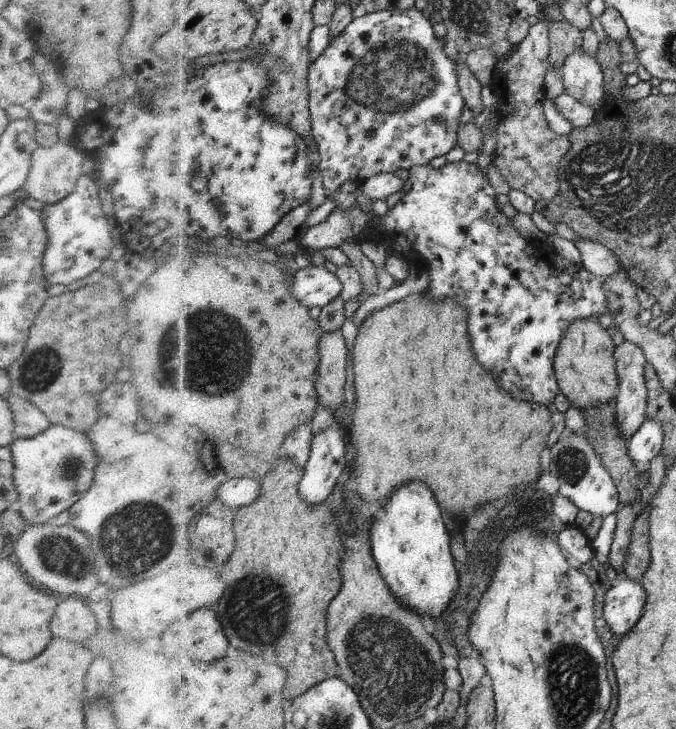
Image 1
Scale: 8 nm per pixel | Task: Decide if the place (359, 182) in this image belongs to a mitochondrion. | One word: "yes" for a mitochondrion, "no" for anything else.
no

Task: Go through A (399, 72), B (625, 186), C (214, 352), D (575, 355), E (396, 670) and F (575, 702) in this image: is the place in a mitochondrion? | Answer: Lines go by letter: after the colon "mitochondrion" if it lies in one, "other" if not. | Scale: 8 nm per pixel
A: mitochondrion
B: mitochondrion
C: mitochondrion
D: other
E: mitochondrion
F: mitochondrion

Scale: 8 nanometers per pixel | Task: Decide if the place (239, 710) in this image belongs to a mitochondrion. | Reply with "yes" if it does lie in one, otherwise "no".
no

